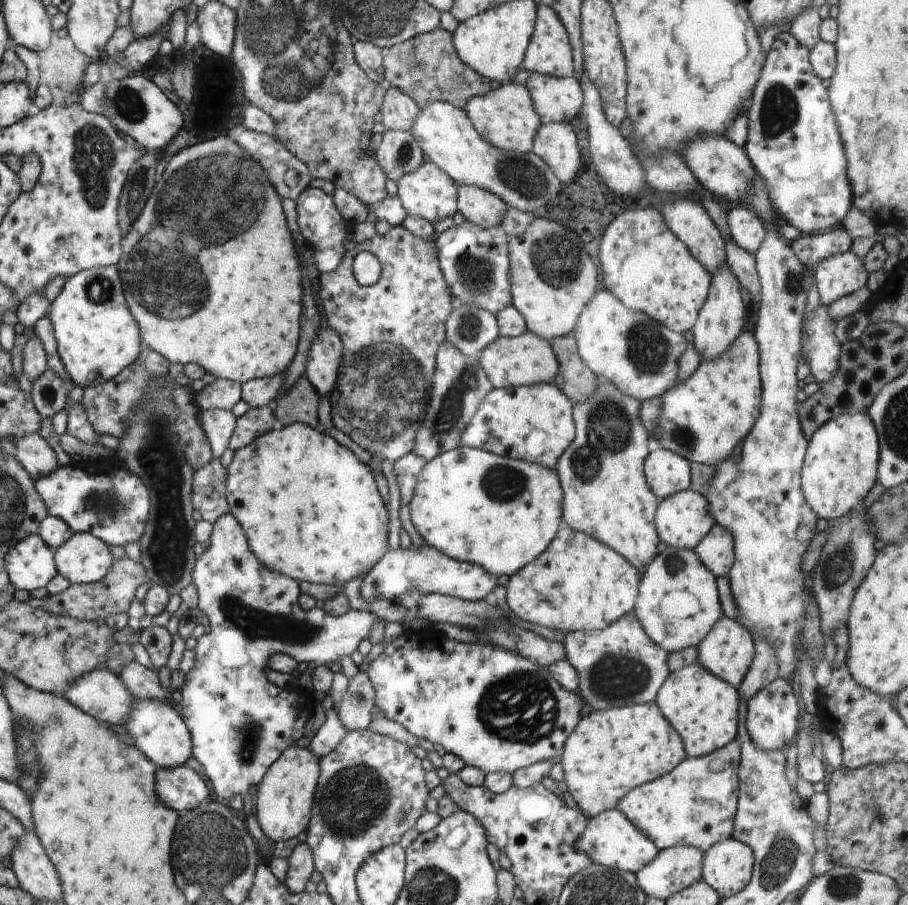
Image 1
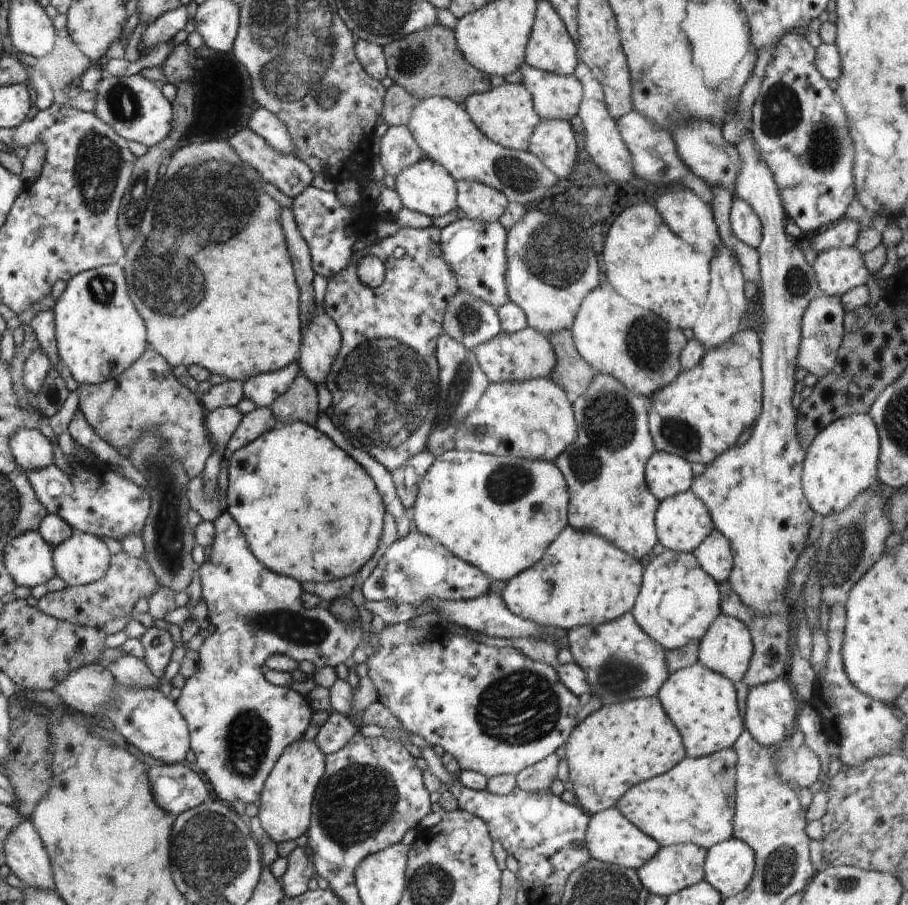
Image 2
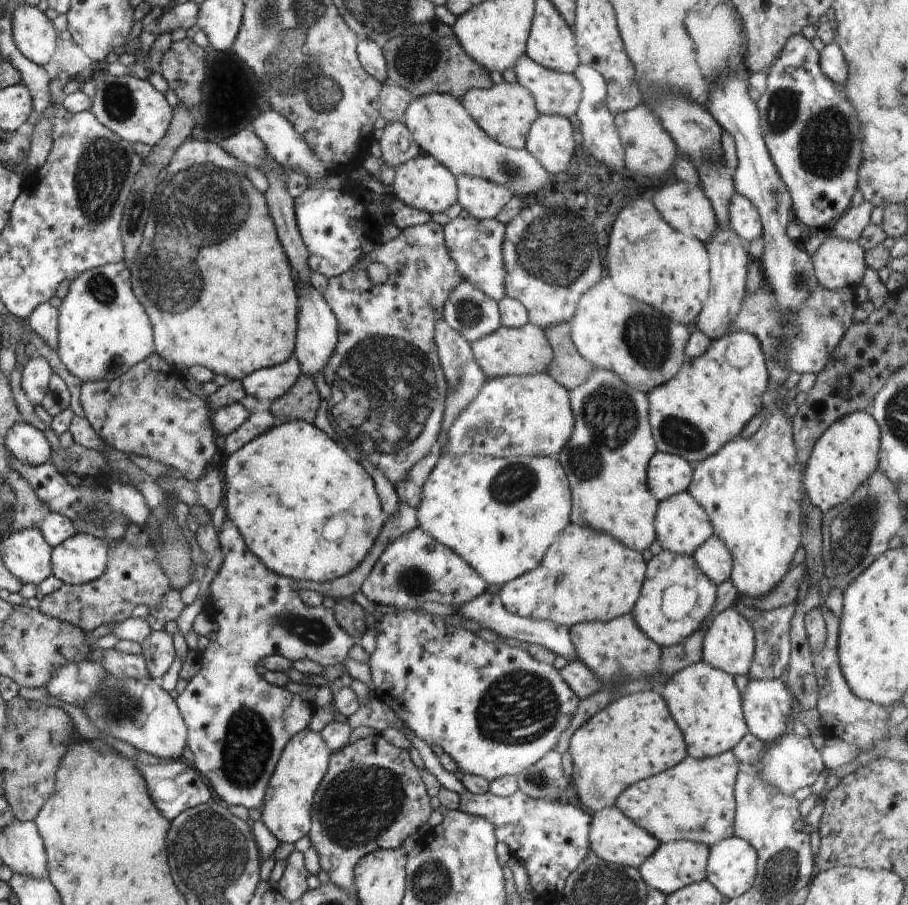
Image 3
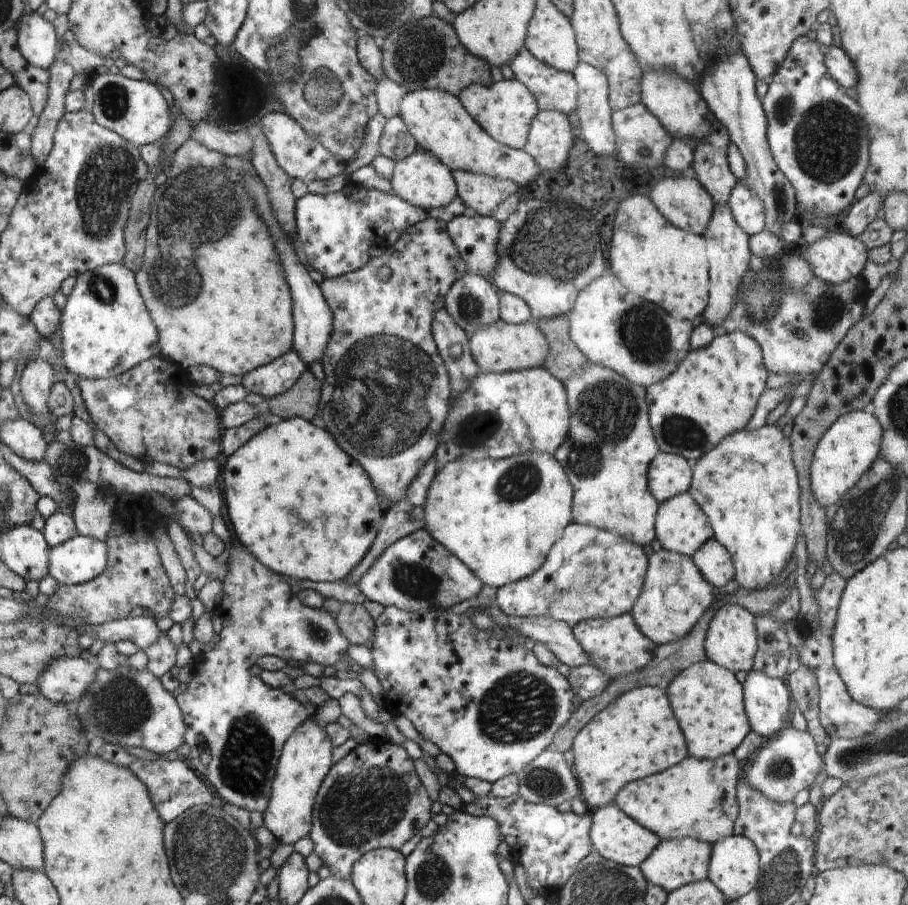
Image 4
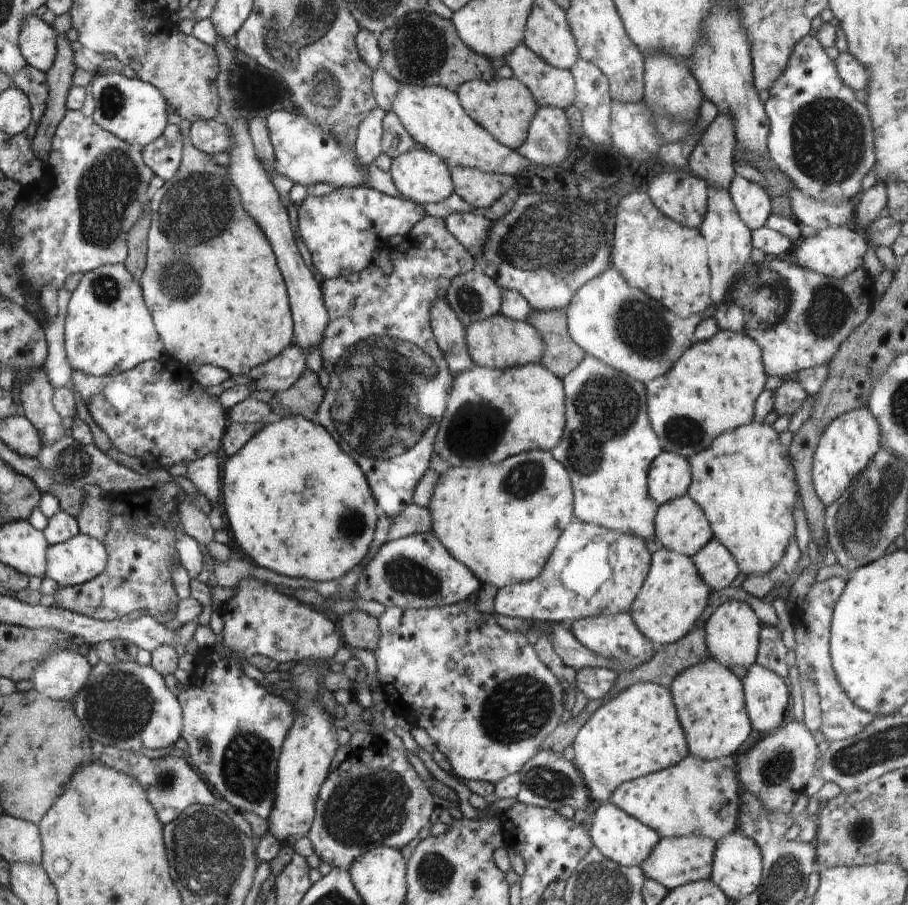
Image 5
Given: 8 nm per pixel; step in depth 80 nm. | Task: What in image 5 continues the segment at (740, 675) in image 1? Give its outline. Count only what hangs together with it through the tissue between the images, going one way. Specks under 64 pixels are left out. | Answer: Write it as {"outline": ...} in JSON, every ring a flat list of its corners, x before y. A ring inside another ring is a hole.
{"outline":[[732,598,732,600,720,604,710,615,704,628,708,655,725,667,742,666,746,669,751,667,757,659,761,625,754,610,741,599]]}

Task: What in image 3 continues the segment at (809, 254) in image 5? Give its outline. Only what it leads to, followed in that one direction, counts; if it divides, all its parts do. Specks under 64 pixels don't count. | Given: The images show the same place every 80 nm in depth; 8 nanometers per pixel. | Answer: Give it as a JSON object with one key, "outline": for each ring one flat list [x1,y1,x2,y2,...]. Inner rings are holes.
{"outline":[[827,237,811,261,820,287,839,291,863,282,865,250,856,241]]}

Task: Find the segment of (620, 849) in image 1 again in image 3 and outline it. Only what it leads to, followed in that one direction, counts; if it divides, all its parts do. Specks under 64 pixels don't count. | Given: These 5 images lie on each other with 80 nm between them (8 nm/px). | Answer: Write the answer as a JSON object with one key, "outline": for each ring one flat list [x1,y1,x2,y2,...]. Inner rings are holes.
{"outline":[[614,804,611,807,604,807,601,811,591,815,589,830,589,843,591,852,606,862,632,867,639,866,654,854,660,842,643,828,636,826,625,814]]}

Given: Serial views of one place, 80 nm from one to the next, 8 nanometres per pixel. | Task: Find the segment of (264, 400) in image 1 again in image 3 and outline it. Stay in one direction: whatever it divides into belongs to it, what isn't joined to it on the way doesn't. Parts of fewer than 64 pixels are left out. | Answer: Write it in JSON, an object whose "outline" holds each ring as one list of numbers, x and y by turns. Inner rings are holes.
{"outline":[[295,355,273,367,258,369,241,381,246,394,260,400,276,400,286,394,301,375,301,366]]}

